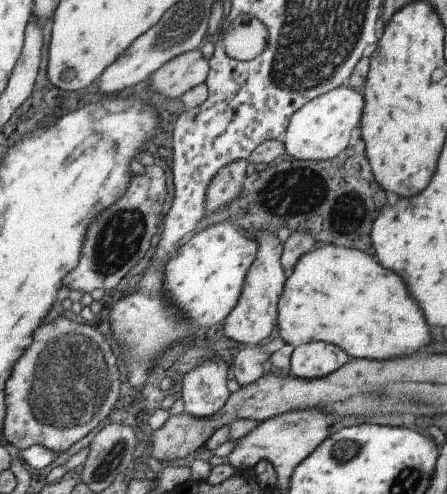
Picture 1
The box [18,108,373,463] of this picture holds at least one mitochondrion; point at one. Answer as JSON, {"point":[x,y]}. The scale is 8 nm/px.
{"point":[71,380]}

